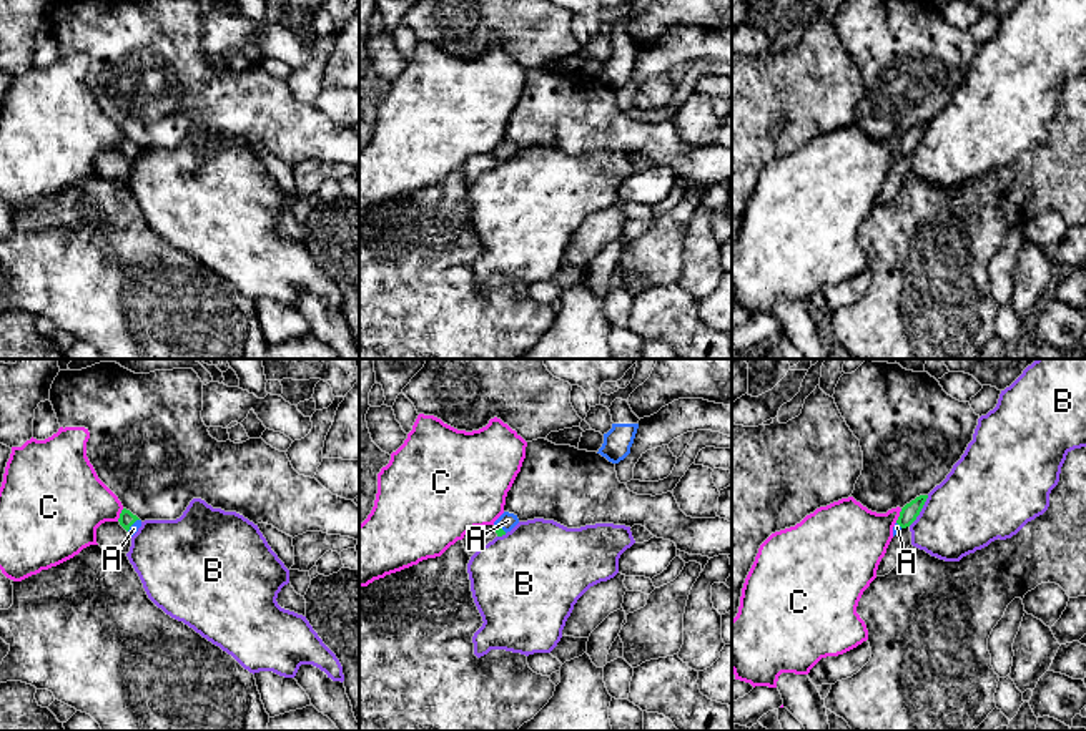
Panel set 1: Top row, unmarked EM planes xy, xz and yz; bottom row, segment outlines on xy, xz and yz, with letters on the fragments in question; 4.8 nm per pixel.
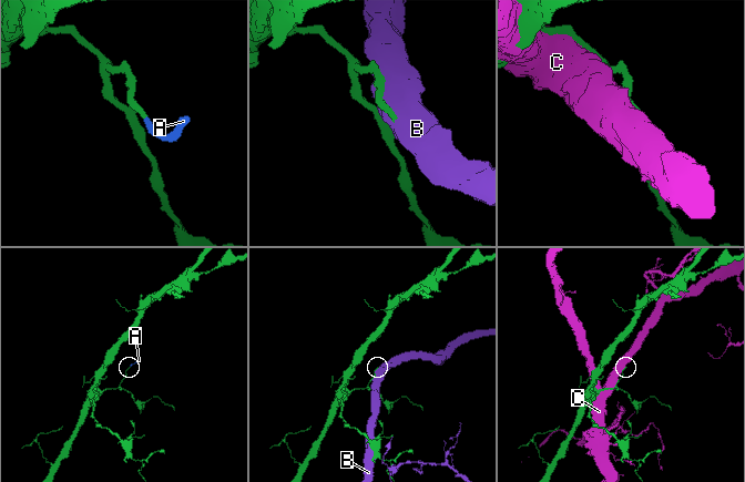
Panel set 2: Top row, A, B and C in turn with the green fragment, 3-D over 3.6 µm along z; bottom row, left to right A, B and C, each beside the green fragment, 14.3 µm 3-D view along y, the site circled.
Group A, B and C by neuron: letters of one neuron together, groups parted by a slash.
A / B / C

